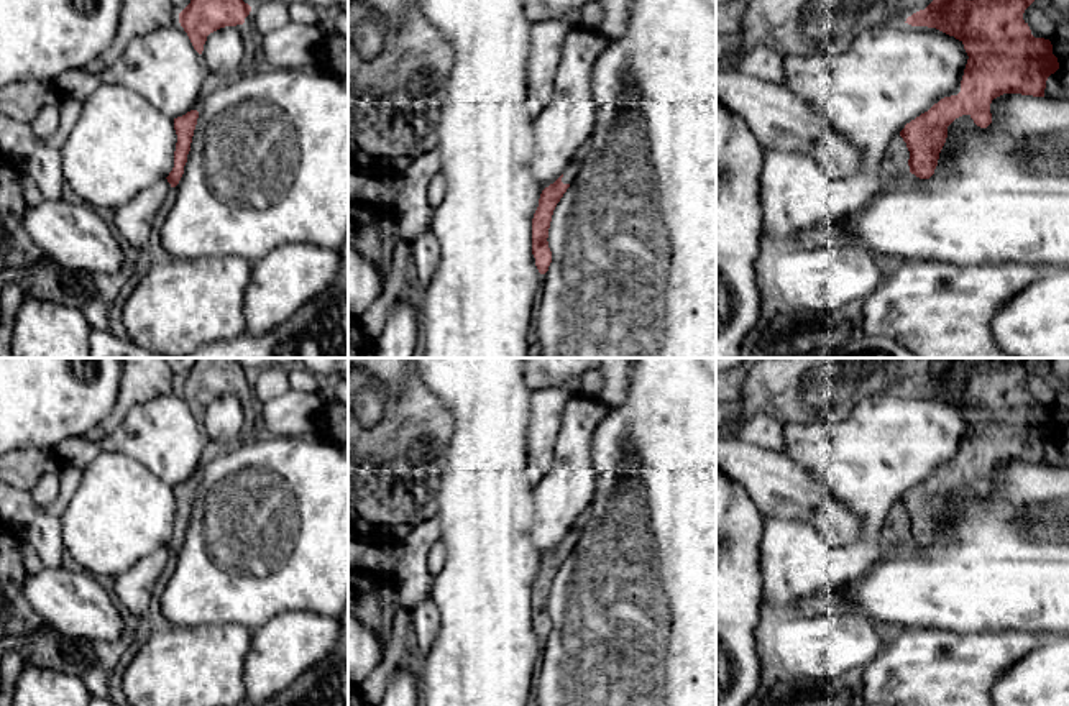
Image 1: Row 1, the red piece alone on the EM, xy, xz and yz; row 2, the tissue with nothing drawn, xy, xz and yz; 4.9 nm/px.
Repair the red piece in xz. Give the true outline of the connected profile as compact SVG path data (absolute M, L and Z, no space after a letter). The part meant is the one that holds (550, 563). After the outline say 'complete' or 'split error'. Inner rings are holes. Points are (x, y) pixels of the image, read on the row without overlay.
M578 524L570 530L565 540L540 562L539 575L532 586L532 622L540 642L545 642L552 630L552 619L548 616L547 606L553 578L570 552L576 547L580 537L581 525Z; split error

